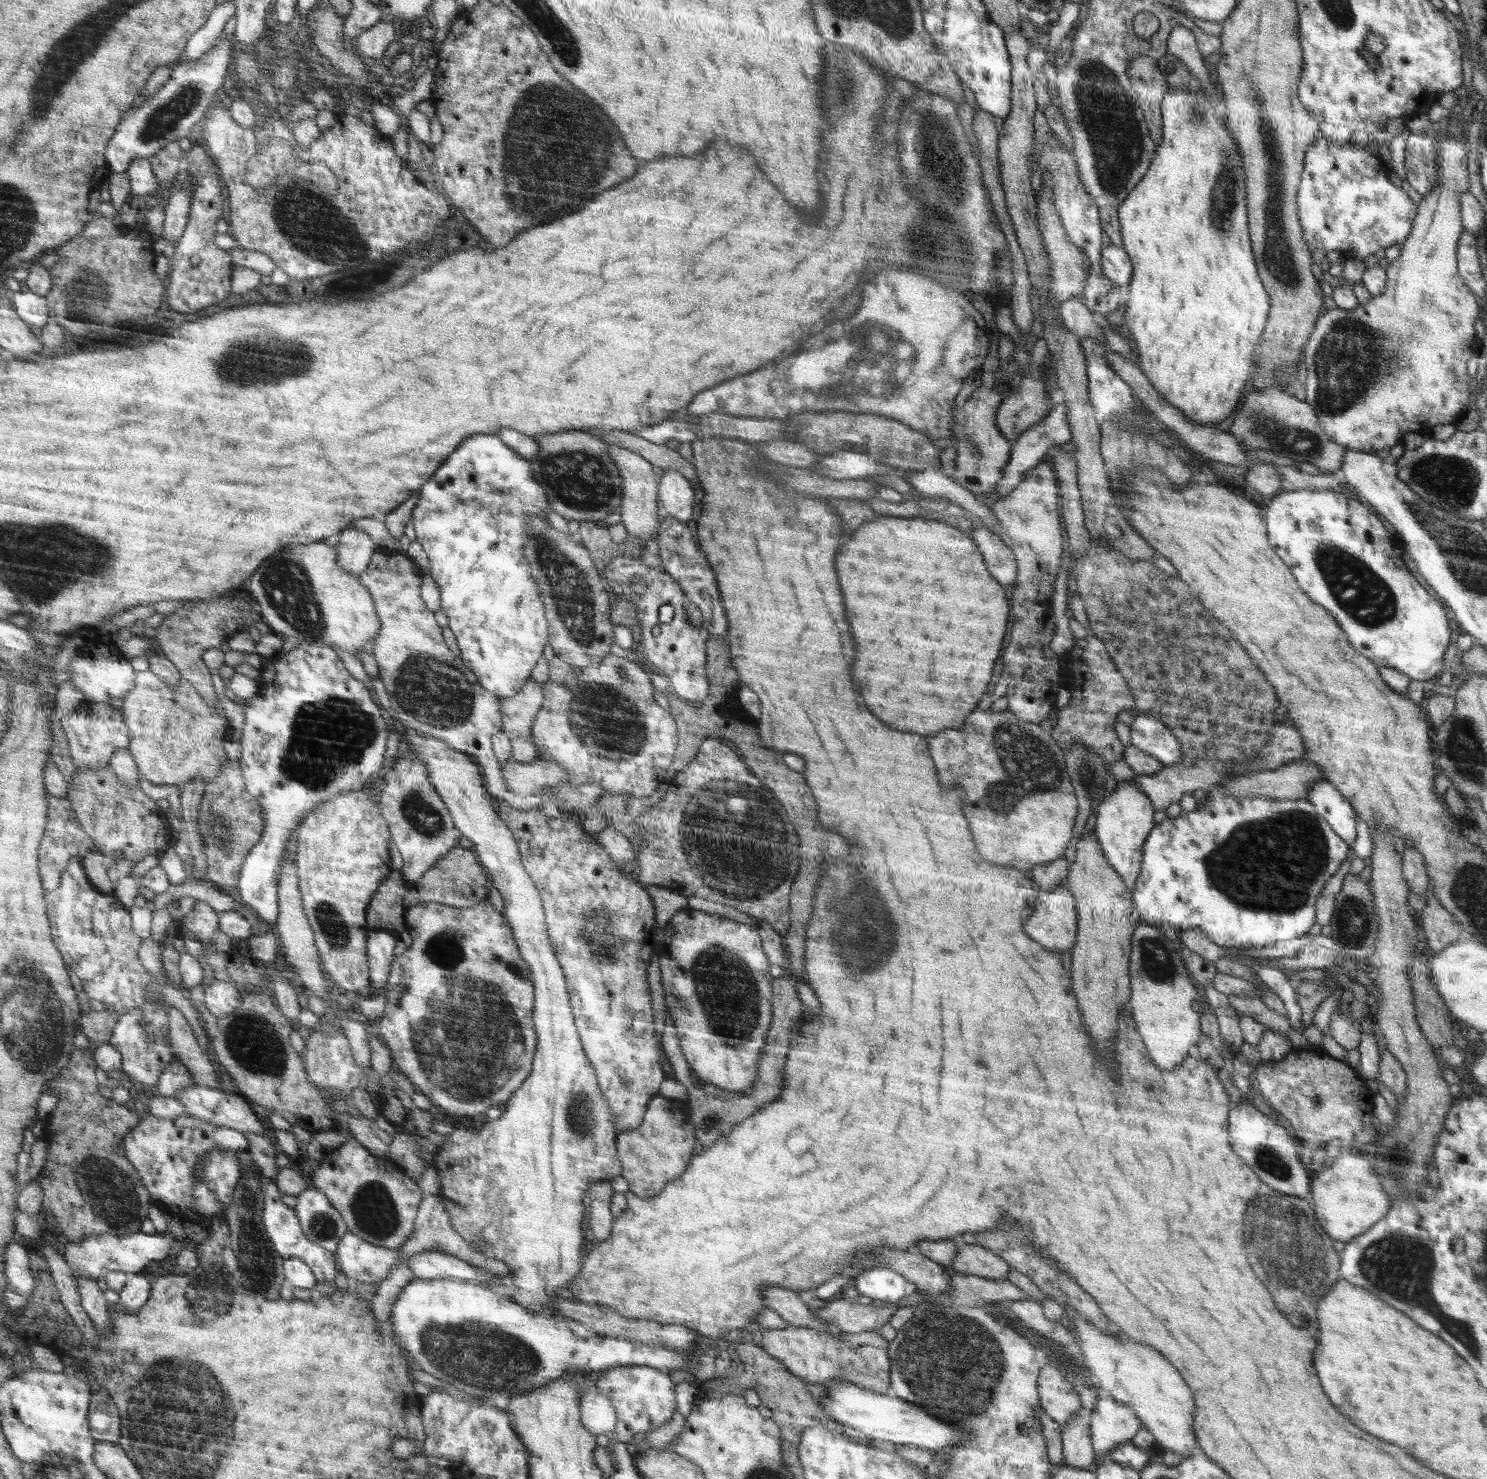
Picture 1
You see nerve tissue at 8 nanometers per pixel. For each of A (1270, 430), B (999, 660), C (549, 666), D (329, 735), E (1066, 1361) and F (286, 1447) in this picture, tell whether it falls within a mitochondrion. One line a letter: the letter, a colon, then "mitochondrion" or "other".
A: mitochondrion
B: other
C: other
D: mitochondrion
E: other
F: other

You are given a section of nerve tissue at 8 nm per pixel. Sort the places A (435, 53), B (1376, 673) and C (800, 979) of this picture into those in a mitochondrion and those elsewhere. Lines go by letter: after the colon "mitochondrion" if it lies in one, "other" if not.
A: other
B: other
C: other

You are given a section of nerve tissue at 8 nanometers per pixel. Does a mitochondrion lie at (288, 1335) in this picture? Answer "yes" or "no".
no

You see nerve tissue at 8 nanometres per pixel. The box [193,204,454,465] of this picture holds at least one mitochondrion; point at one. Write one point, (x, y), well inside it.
(256, 365)

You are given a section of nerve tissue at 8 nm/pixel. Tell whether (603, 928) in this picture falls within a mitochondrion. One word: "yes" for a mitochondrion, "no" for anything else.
yes

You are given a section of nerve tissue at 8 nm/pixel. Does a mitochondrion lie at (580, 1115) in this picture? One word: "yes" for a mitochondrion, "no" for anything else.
yes

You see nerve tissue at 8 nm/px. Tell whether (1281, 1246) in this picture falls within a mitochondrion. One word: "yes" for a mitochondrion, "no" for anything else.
yes

